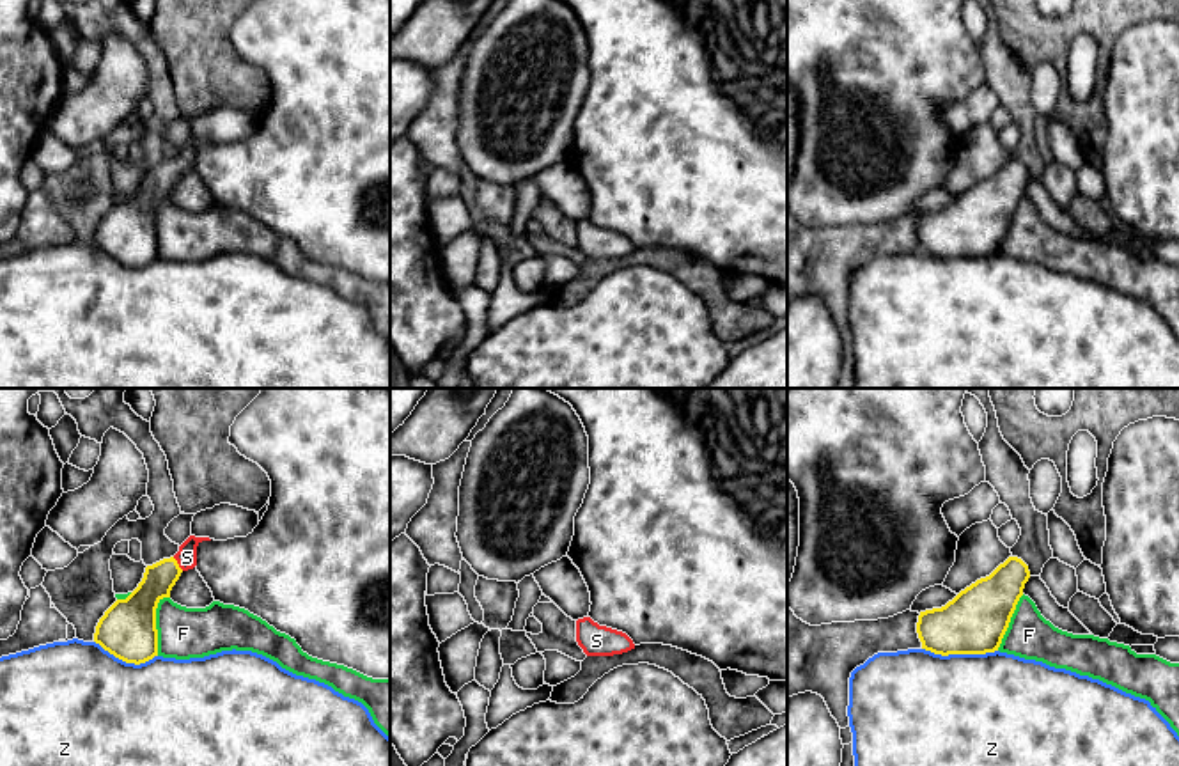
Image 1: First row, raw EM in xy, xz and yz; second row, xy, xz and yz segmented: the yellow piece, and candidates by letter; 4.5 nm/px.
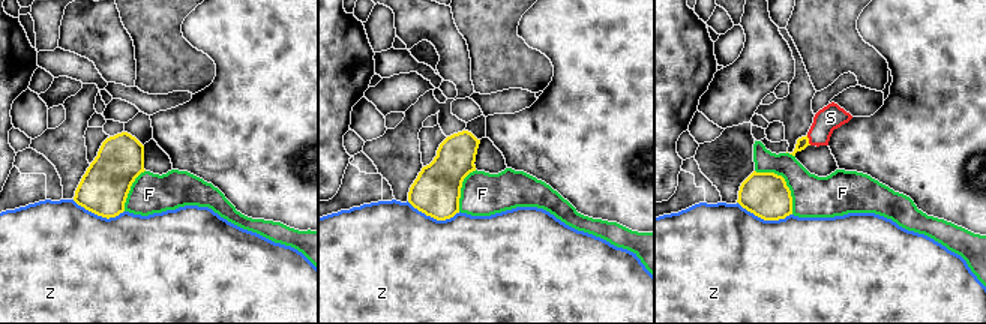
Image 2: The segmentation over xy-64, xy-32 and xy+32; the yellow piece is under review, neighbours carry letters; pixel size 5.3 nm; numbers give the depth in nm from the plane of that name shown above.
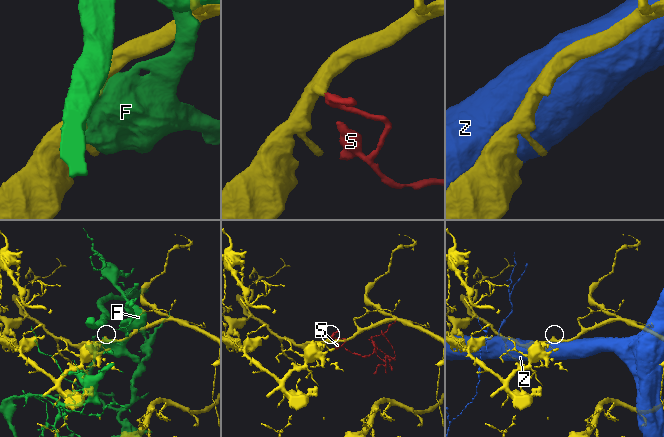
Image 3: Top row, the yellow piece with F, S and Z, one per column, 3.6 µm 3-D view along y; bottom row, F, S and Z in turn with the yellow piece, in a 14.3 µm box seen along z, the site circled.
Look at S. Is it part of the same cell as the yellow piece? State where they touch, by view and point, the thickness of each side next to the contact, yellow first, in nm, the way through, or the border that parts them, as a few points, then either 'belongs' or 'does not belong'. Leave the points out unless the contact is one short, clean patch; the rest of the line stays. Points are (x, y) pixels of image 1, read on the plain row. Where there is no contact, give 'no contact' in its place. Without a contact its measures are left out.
xy (178, 167) | 150/100 nm | across xy (140, 208), (178, 167), (187, 160) | belongs

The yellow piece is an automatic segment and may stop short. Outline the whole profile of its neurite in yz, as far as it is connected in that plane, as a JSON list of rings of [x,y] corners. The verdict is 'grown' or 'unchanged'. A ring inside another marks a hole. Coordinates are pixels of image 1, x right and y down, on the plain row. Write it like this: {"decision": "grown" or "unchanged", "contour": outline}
{"decision": "unchanged", "contour": [[[1009,160],[945,209],[920,215],[922,252],[941,259],[998,254],[1028,181],[1028,168]]]}

